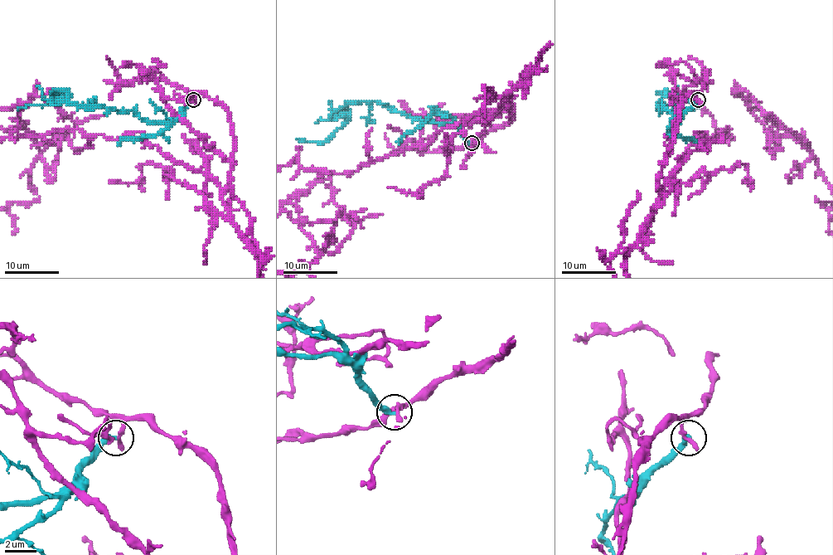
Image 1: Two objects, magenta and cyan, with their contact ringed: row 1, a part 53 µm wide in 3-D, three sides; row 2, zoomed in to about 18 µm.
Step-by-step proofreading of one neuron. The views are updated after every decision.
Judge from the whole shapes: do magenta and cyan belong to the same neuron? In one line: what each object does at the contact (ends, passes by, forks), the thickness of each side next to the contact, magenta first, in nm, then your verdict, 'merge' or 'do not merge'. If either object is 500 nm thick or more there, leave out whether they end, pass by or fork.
magenta ends there; cyan ends there; 360 nm thick on the magenta side, 360 nm on the other; do not merge

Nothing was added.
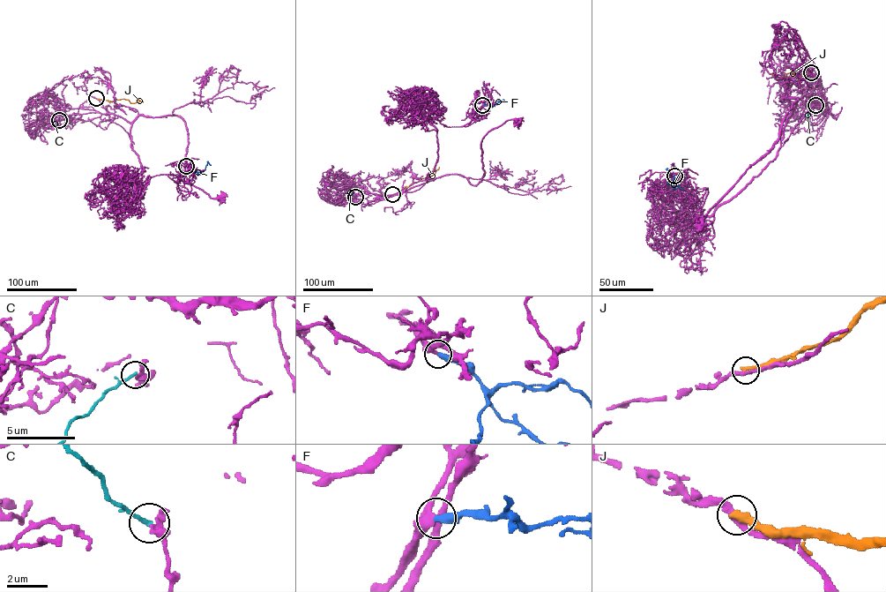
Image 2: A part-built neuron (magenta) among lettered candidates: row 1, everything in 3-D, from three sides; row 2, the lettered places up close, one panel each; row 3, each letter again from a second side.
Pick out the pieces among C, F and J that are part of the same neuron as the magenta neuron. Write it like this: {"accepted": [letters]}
{"accepted": ["F"]}

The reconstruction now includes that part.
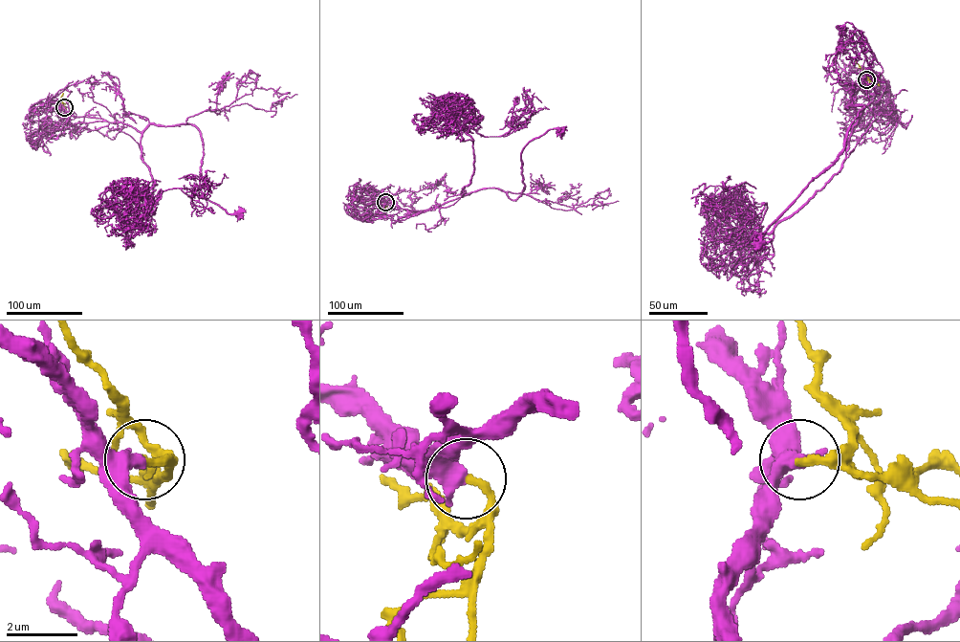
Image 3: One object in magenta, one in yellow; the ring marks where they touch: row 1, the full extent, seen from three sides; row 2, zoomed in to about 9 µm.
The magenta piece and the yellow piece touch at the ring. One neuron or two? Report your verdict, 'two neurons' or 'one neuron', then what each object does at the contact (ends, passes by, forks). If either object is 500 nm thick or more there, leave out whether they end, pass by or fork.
one neuron

